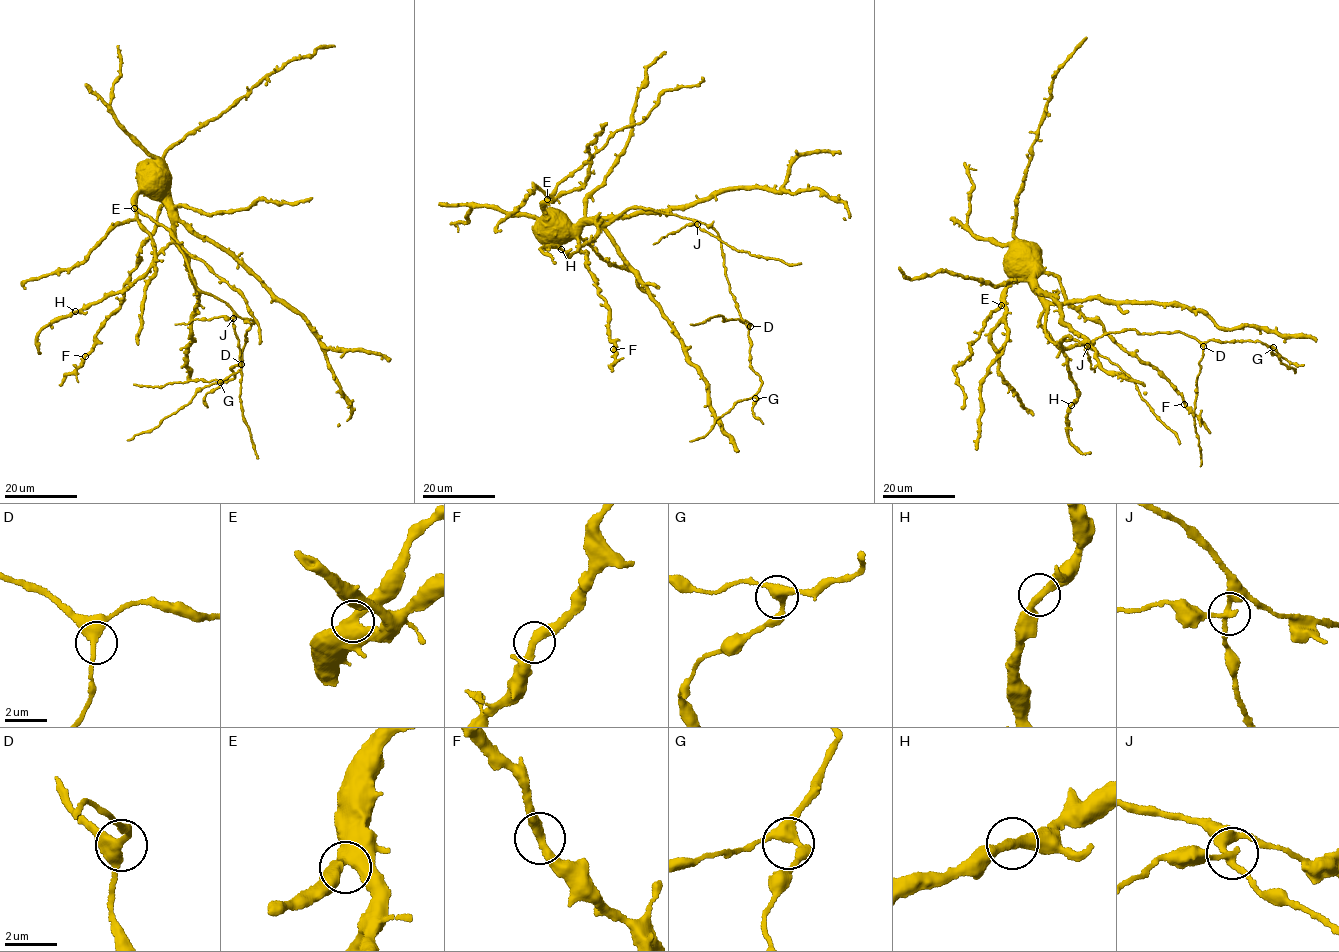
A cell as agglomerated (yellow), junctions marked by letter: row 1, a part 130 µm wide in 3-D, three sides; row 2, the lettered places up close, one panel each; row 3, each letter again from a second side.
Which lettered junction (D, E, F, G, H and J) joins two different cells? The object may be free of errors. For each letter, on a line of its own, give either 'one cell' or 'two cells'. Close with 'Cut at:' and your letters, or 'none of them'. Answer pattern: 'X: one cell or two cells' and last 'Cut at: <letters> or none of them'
D: one cell
E: one cell
F: one cell
G: one cell
H: one cell
J: two cells
Cut at: J

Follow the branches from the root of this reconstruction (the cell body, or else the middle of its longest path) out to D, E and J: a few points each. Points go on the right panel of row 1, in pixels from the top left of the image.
D: (1006, 260), (1030, 273), (1054, 343), (1088, 343), (1128, 329), (1180, 332), (1203, 346)
E: (1006, 260), (1004, 264), (1010, 279), (1001, 305)
J: (1006, 260), (1030, 273), (1032, 291), (1047, 310), (1044, 325), (1047, 338), (1056, 343), (1075, 339), (1087, 346)

